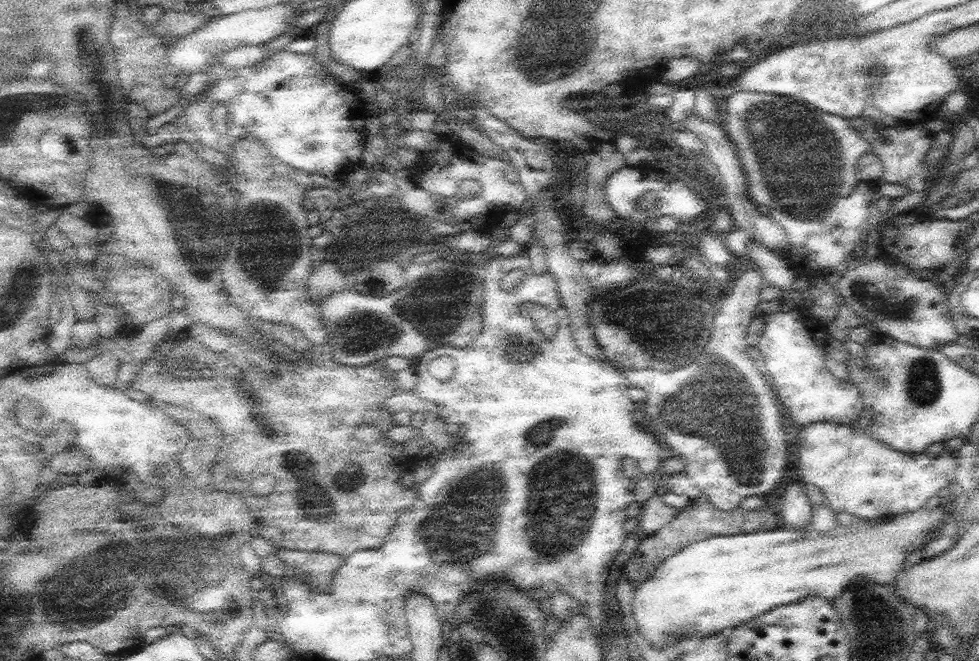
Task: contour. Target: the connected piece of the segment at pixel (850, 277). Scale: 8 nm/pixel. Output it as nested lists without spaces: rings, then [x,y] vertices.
[[[878,255],[850,264],[841,277],[833,280],[845,304],[860,316],[863,324],[873,322],[878,326],[879,335],[890,335],[900,342],[928,349],[956,343],[959,334],[947,297],[949,286],[922,280],[900,262],[890,264]]]

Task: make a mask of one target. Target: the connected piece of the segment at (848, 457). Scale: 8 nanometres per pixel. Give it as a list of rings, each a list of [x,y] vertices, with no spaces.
[[[819,422],[803,427],[793,439],[793,465],[797,468],[803,484],[814,484],[820,488],[828,505],[834,512],[855,514],[866,520],[885,518],[906,514],[921,509],[926,504],[936,500],[938,492],[946,488],[955,478],[958,470],[957,451],[940,451],[937,455],[908,454],[888,448],[883,442],[865,432],[865,429],[856,429],[851,424],[836,422]]]

